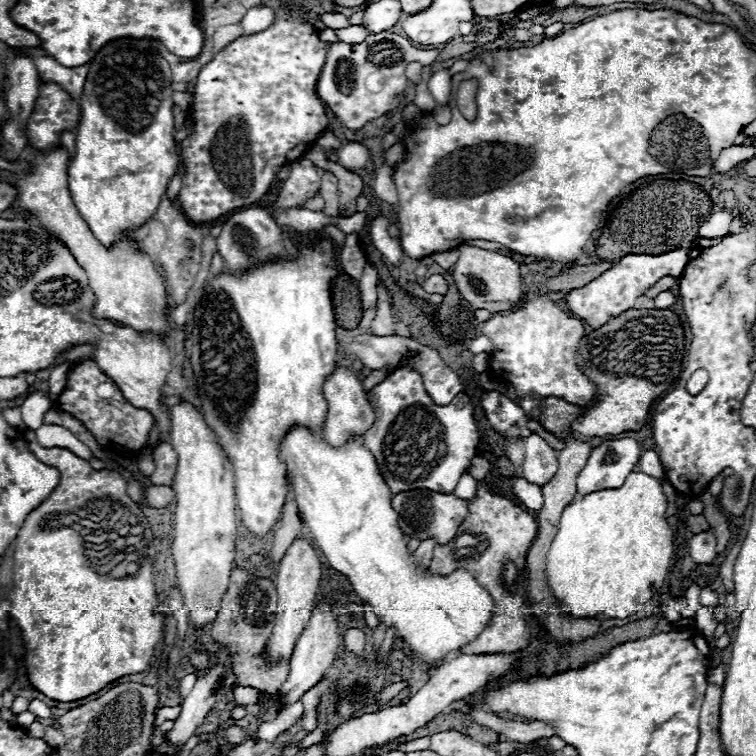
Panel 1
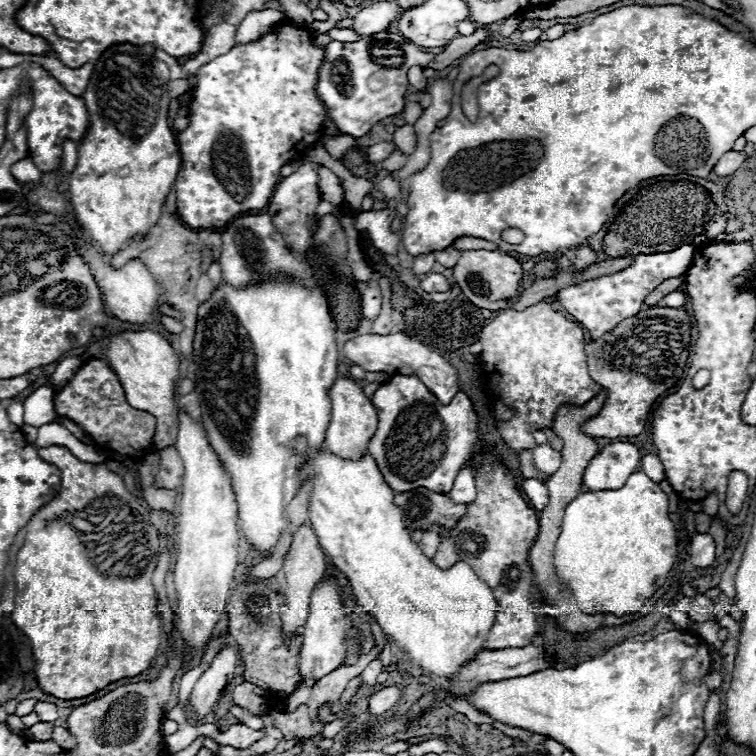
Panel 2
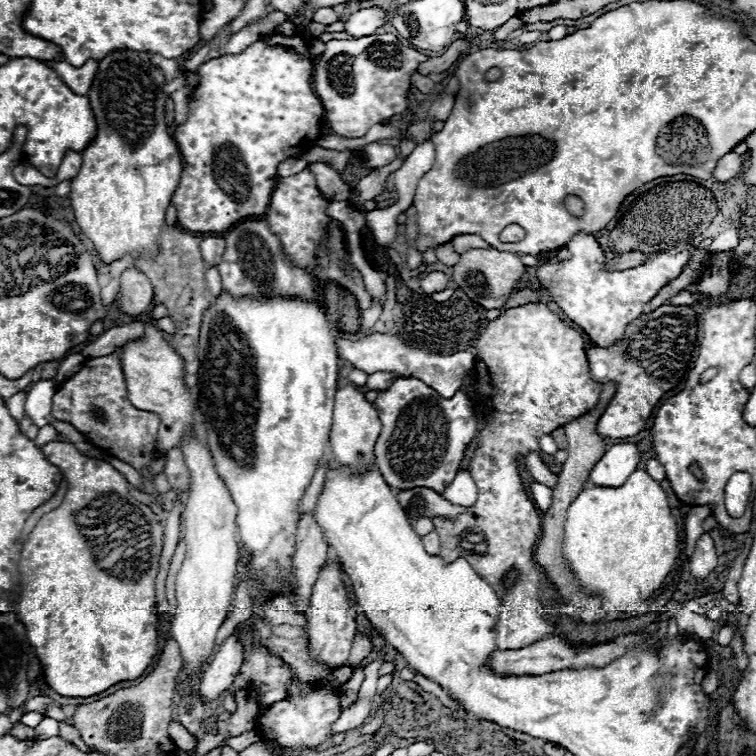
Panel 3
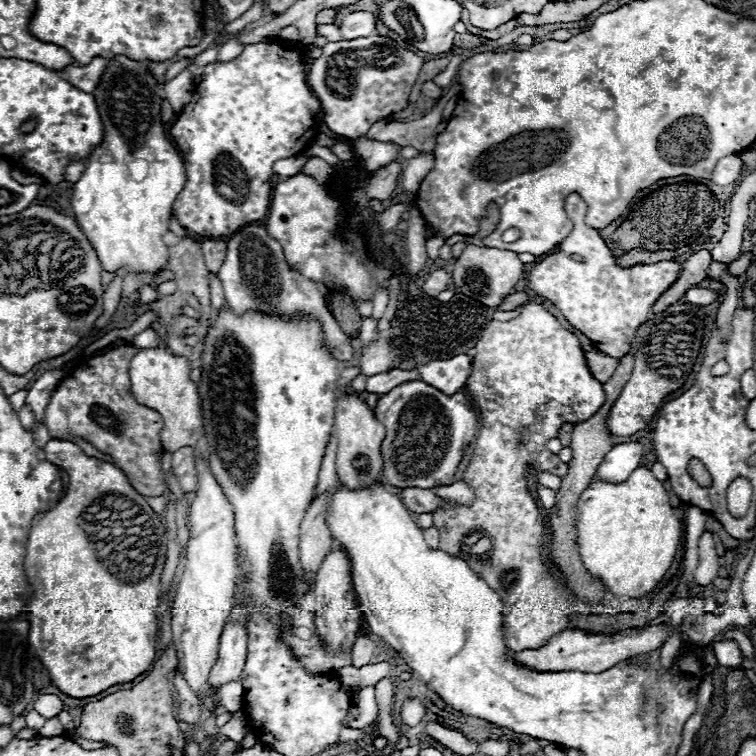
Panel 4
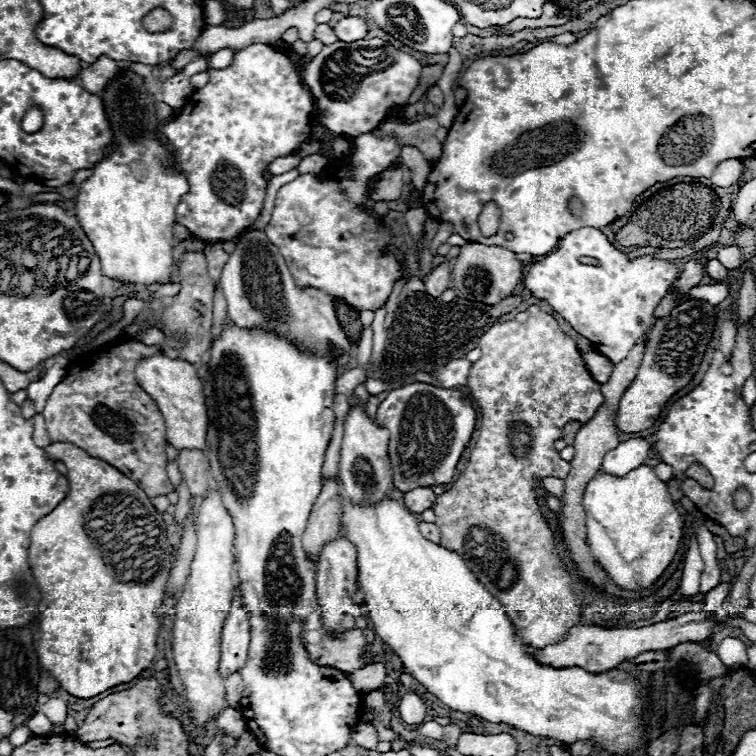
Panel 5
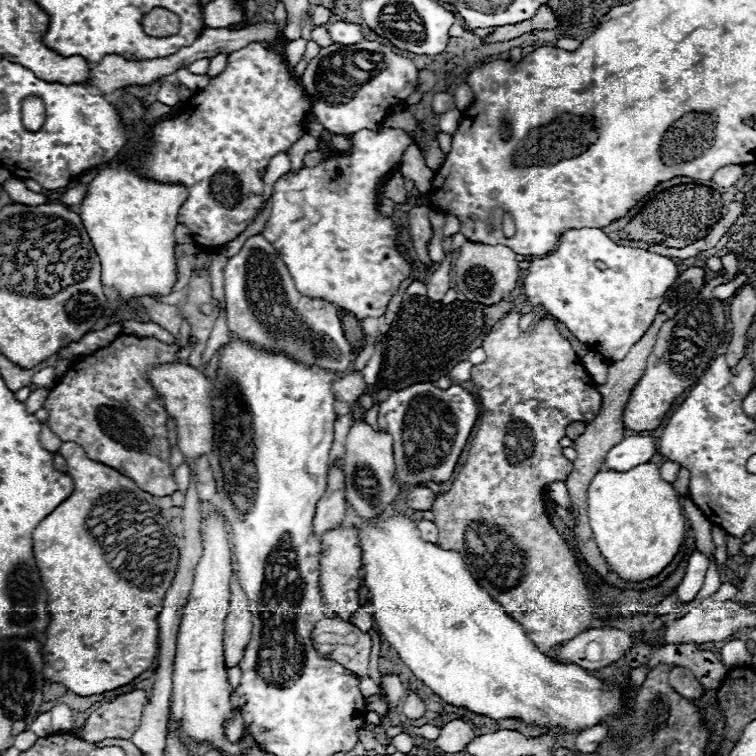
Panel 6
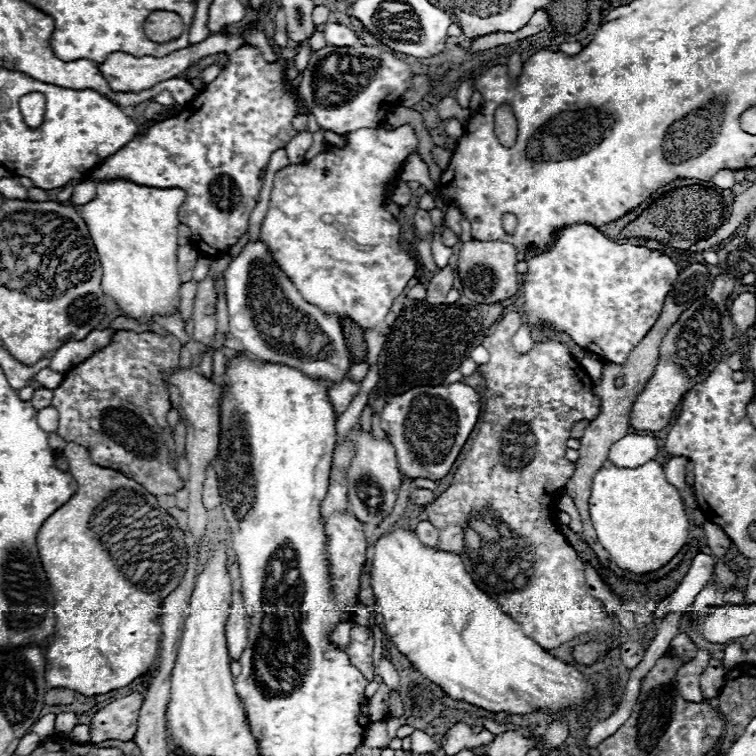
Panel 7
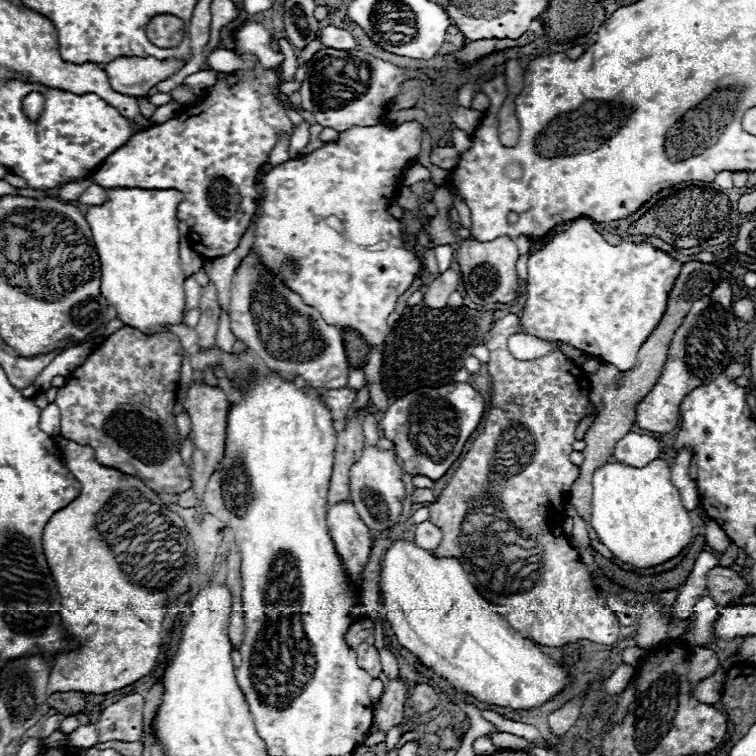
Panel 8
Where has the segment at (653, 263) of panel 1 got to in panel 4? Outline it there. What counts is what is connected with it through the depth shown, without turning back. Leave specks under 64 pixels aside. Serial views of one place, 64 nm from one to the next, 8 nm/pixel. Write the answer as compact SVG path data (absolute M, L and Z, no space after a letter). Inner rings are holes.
M574 220L574 230L560 242L560 250L538 262L528 276L530 288L550 300L564 318L598 342L596 348L612 358L622 358L628 354L636 330L640 324L648 322L650 308L654 302L676 282L680 274L680 264L674 260L662 260L656 264L636 264L622 268L616 264L616 256L604 242L598 230L586 226L582 220Z

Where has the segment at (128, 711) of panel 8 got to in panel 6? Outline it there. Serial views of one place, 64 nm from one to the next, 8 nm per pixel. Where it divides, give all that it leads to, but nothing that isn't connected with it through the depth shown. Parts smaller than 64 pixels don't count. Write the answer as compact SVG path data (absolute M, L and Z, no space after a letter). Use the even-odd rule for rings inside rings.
M134 690L114 698L112 702L102 704L86 720L82 740L92 744L102 742L104 738L128 740L140 724L140 716L146 700L148 698L144 690Z

